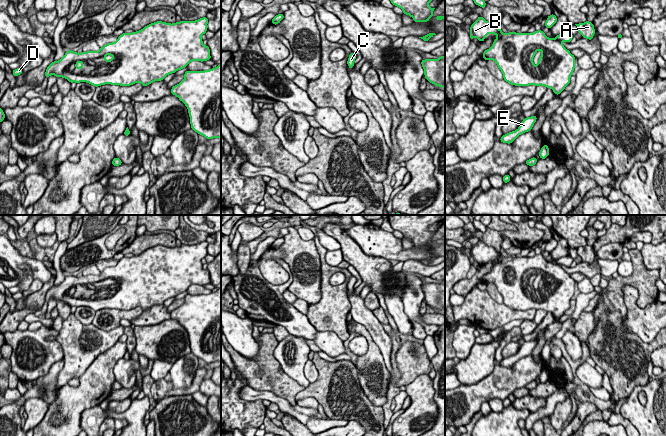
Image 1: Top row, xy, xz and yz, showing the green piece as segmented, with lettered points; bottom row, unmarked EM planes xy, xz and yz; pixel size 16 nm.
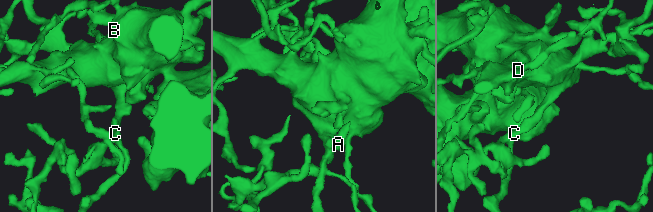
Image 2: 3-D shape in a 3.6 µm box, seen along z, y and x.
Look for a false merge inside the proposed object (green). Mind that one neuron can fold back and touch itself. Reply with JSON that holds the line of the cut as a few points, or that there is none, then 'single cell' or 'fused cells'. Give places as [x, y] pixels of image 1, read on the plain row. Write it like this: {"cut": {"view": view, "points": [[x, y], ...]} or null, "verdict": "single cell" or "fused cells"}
{"cut": null, "verdict": "single cell"}

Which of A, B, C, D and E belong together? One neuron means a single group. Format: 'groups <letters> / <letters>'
groups A B C D E

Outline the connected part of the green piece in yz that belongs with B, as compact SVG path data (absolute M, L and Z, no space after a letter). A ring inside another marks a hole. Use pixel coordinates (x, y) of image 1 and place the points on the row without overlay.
M478 240L478 243L470 251L470 263L473 264L476 261L480 266L483 266L489 257L498 261L494 264L492 270L483 276L482 282L486 285L494 284L503 297L503 303L509 308L515 310L542 309L551 312L556 319L560 319L569 309L570 301L575 292L575 280L561 266L571 266L574 260L570 256L554 260L554 263L548 262L542 254L534 257L509 256L504 258L495 248ZM538 274L542 275L542 279L538 284L538 289L535 290L533 281Z

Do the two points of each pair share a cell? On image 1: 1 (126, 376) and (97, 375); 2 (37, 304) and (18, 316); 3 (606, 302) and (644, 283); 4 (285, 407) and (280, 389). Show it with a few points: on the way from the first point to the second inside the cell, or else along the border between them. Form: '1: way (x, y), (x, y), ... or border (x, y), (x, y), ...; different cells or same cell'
1: border (123, 357), (114, 366), (113, 375), (115, 380); different cells
2: way (32, 307), (23, 313); same cell
3: way (613, 292), (623, 281), (634, 281); same cell
4: border (261, 390), (272, 391), (291, 404), (296, 404); different cells

